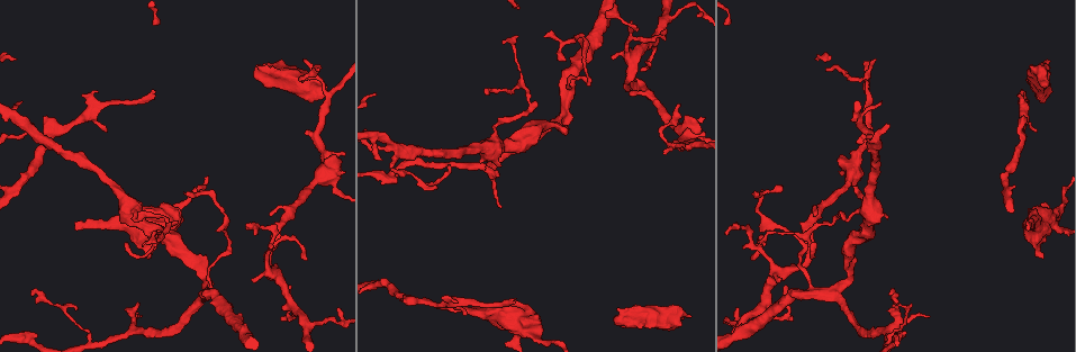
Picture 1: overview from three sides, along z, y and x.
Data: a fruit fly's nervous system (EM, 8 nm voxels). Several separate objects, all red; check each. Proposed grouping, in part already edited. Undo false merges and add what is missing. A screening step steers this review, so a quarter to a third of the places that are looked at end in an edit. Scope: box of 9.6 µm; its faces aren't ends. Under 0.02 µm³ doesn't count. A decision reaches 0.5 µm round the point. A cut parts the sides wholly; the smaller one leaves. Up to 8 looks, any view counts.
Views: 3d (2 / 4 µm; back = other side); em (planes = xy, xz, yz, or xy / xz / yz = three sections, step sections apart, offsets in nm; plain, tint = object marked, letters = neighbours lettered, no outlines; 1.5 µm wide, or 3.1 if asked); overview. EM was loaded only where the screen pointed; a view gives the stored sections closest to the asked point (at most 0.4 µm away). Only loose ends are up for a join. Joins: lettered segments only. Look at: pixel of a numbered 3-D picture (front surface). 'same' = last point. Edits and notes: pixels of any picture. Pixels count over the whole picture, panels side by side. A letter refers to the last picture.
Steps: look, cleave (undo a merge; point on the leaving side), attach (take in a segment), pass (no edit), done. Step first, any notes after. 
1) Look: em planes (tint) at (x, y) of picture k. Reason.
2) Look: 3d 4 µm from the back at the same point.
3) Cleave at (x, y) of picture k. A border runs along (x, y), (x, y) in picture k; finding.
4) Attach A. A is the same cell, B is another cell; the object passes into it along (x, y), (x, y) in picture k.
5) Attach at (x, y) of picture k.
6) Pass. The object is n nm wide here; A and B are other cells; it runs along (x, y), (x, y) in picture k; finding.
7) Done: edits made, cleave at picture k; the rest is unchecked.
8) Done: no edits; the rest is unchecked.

Look: 3d 2 µm at (144, 244) of picture 1.

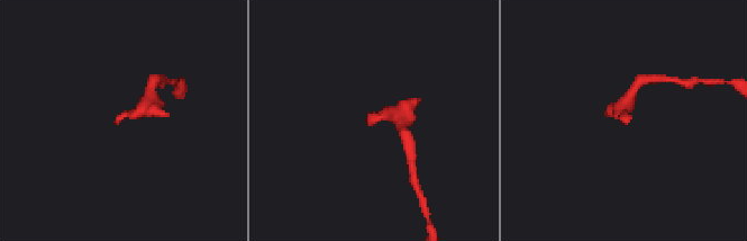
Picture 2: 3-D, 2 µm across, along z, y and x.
Look: em planes (letters) at (372, 123) of picture 2. Shape alone is not enough.

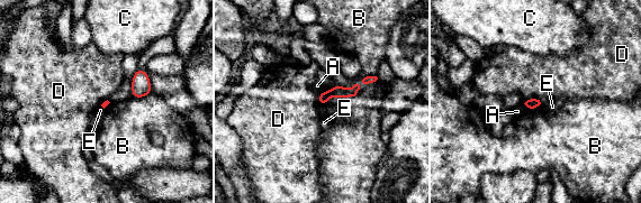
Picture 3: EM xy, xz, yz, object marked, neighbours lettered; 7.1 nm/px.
Pass. A, B, C, D and E are other cells; it runs along (355, 88), (321, 101) in picture 3; no lettered segment goes on from it.

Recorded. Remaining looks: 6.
Look: 3d 4 µm at (758, 194) of picture 1. Branch stops here.

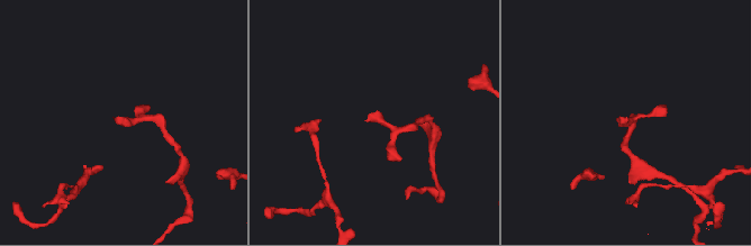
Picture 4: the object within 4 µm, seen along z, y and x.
Look: em planes (plain) at (367, 119) of picture 4.

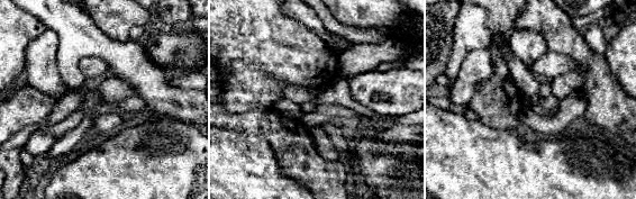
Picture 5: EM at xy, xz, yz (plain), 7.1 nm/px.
Look: em planes (letters) at the same point. See the neighbours.

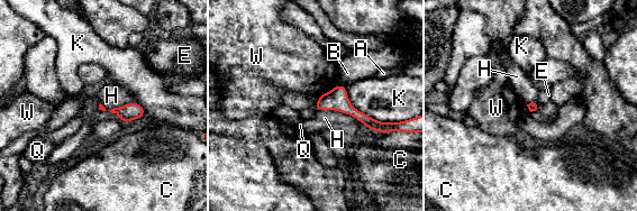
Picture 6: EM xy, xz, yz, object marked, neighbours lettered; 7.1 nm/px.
Pass. A, B, C, E, H, K, Q and W are other cells; none of them fits.

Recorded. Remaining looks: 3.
Look: em planes (letters) at (689, 314) of picture 1. Branch stops here.

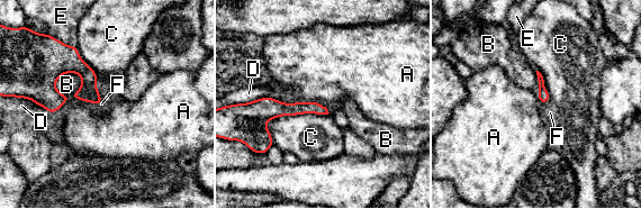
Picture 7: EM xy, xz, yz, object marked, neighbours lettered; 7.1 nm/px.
Attach F. F is the same cell, A, B, C, D and E are other cells; the object passes into it along (543, 96), (544, 102), (550, 112) in picture 7; the neuron continues.

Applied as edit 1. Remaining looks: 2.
Done: edits made, attach at picture 7; the rest is unchecked.

